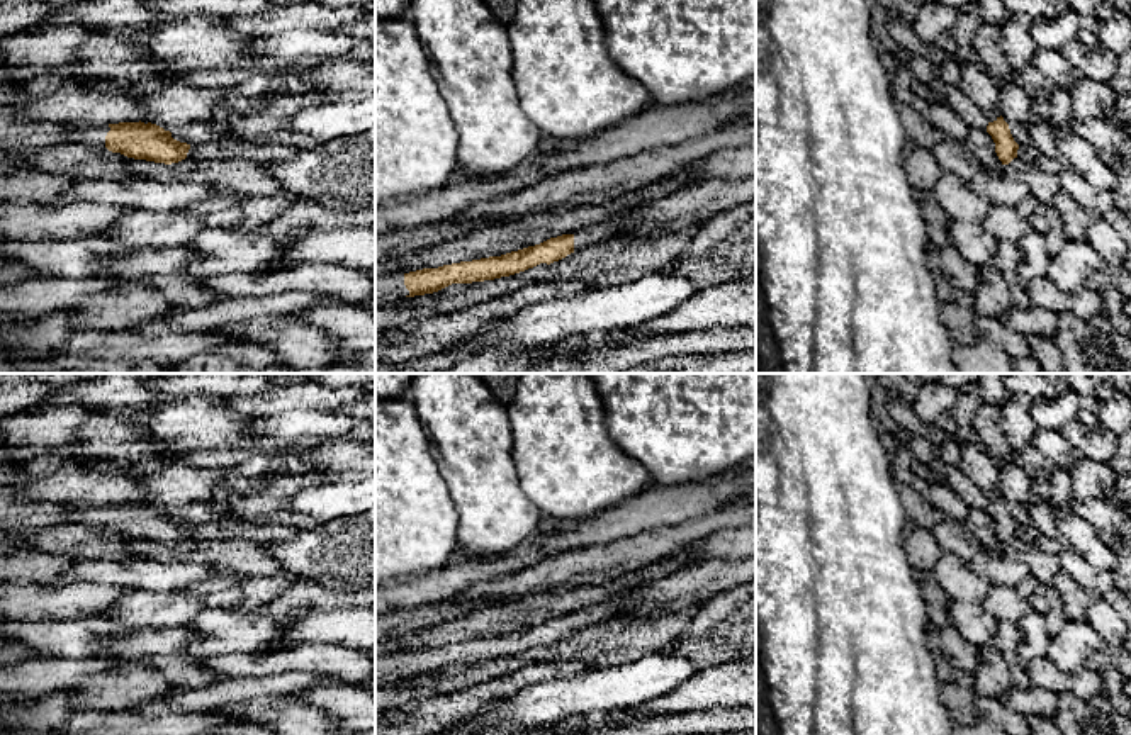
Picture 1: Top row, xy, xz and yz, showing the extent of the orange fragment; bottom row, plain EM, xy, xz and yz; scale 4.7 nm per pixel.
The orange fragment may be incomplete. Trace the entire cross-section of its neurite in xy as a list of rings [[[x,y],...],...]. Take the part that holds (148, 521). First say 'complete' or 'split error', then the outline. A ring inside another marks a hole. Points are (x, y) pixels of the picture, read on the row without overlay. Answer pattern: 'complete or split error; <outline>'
split error; [[[141,501],[78,509],[66,516],[63,523],[80,523],[93,528],[105,526],[109,531],[127,538],[165,545],[185,540],[190,530],[190,525],[173,519],[170,511]]]

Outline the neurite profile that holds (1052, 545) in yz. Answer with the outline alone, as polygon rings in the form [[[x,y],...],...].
[[[1034,525],[1019,526],[1017,538],[1055,555],[1060,555],[1066,547],[1060,538],[1048,538],[1039,533]]]

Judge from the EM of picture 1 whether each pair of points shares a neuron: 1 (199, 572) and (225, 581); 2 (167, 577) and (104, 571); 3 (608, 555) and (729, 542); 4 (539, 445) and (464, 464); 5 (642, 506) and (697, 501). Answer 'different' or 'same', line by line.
1: different
2: same
3: different
4: different
5: same

